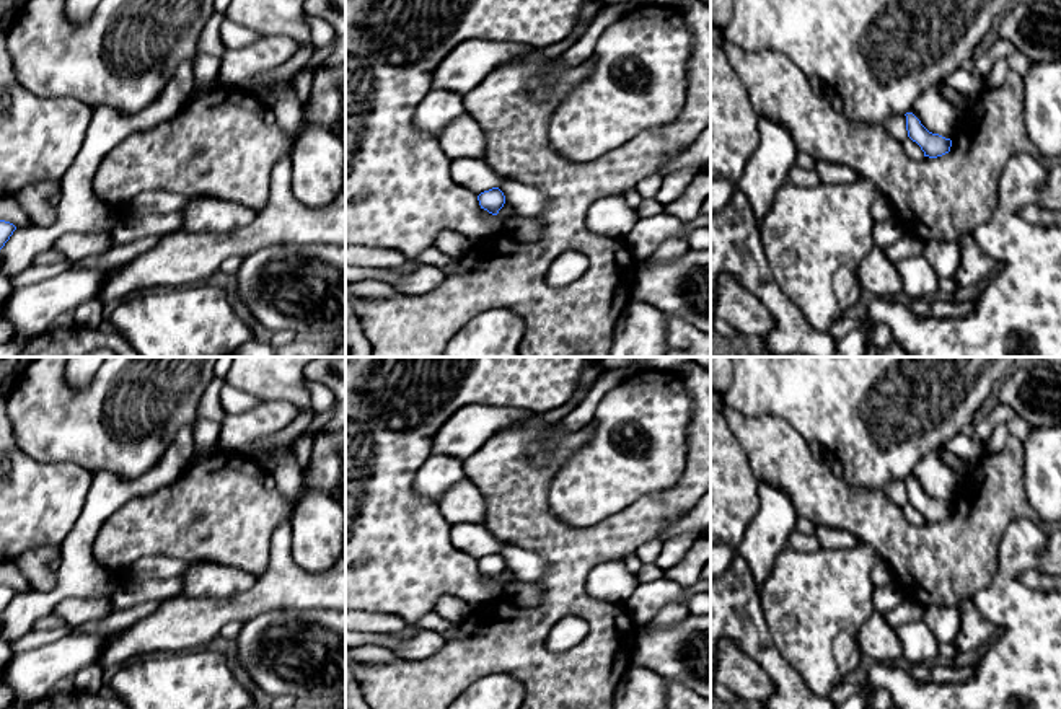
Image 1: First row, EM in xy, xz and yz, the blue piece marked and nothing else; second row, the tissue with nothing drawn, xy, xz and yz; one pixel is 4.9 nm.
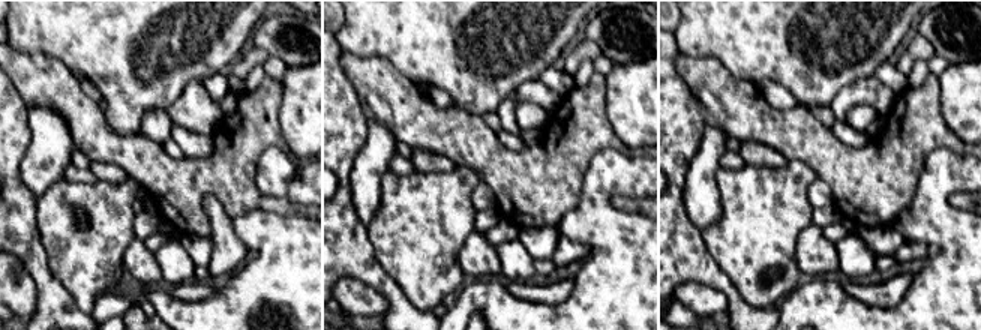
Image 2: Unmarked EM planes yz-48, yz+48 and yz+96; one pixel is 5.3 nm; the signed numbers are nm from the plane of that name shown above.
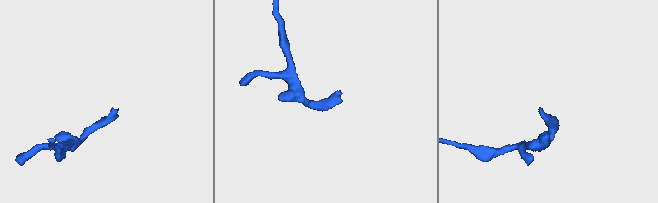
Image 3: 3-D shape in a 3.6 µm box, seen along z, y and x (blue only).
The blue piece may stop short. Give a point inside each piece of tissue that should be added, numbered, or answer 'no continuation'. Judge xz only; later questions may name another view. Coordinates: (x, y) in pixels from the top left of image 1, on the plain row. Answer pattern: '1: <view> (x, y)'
no continuation

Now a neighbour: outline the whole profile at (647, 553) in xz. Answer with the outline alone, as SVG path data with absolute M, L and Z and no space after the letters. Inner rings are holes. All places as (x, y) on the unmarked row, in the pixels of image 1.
M662 538L650 539L641 544L634 554L639 557L642 564L655 562L658 553L662 549Z

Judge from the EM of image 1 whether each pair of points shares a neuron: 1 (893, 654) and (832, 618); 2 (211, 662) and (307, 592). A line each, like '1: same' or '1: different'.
1: different
2: different

